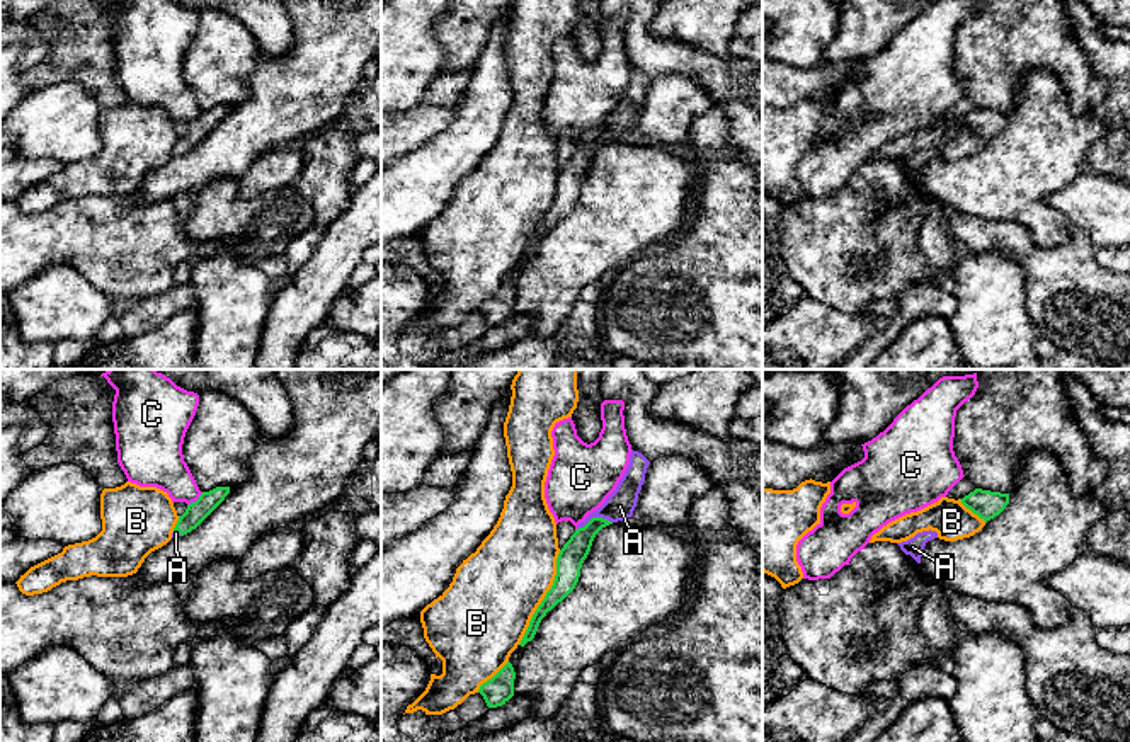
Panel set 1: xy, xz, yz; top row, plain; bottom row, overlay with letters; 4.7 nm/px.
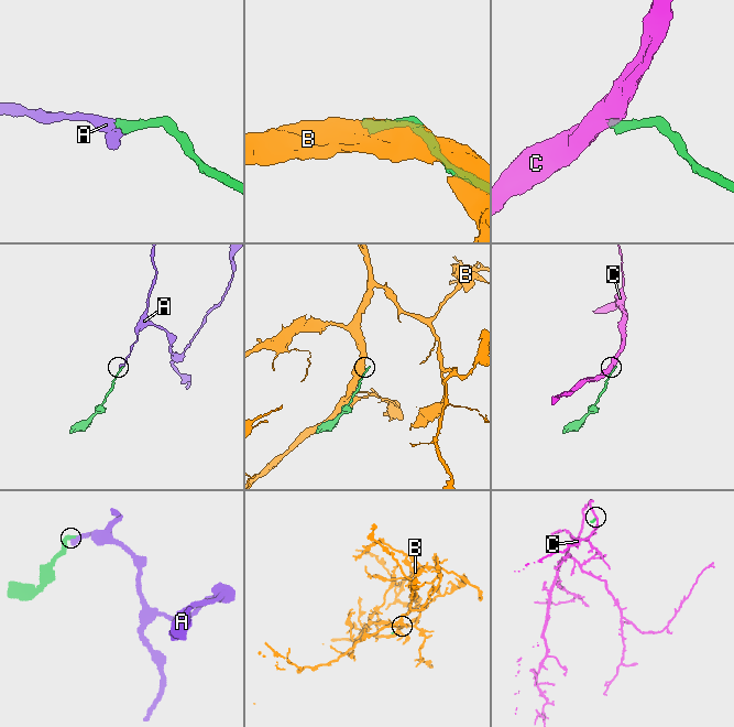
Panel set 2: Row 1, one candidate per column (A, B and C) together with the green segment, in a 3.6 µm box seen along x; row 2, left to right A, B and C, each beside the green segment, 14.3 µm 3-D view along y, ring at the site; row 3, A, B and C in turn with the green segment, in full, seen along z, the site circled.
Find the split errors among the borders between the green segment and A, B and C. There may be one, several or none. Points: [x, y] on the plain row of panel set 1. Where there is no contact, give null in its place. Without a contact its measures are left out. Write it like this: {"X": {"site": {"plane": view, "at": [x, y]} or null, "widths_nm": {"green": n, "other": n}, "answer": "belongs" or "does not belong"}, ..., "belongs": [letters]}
{"A": {"site": {"plane": "xz", "at": [594, 136]}, "widths_nm": {"green": 120, "other": 140}, "answer": "belongs"}, "B": {"site": {"plane": "xz", "at": [545, 216]}, "widths_nm": {"green": 120, "other": 420}, "answer": "does not belong"}, "C": {"site": {"plane": "xy", "at": [196, 119]}, "widths_nm": {"green": 100, "other": 220}, "answer": "does not belong"}, "belongs": ["A"]}

